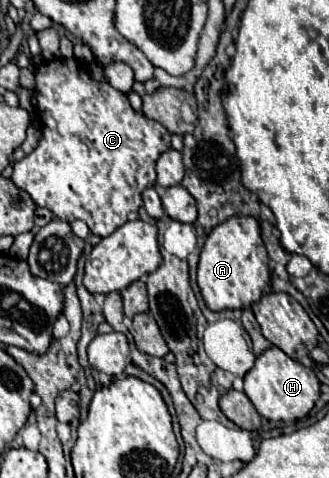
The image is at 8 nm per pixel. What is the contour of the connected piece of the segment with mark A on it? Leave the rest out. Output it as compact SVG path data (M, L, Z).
M236 215L216 225L206 237L198 263L198 287L212 311L244 309L258 301L270 281L268 251L260 237L260 225L252 217Z

